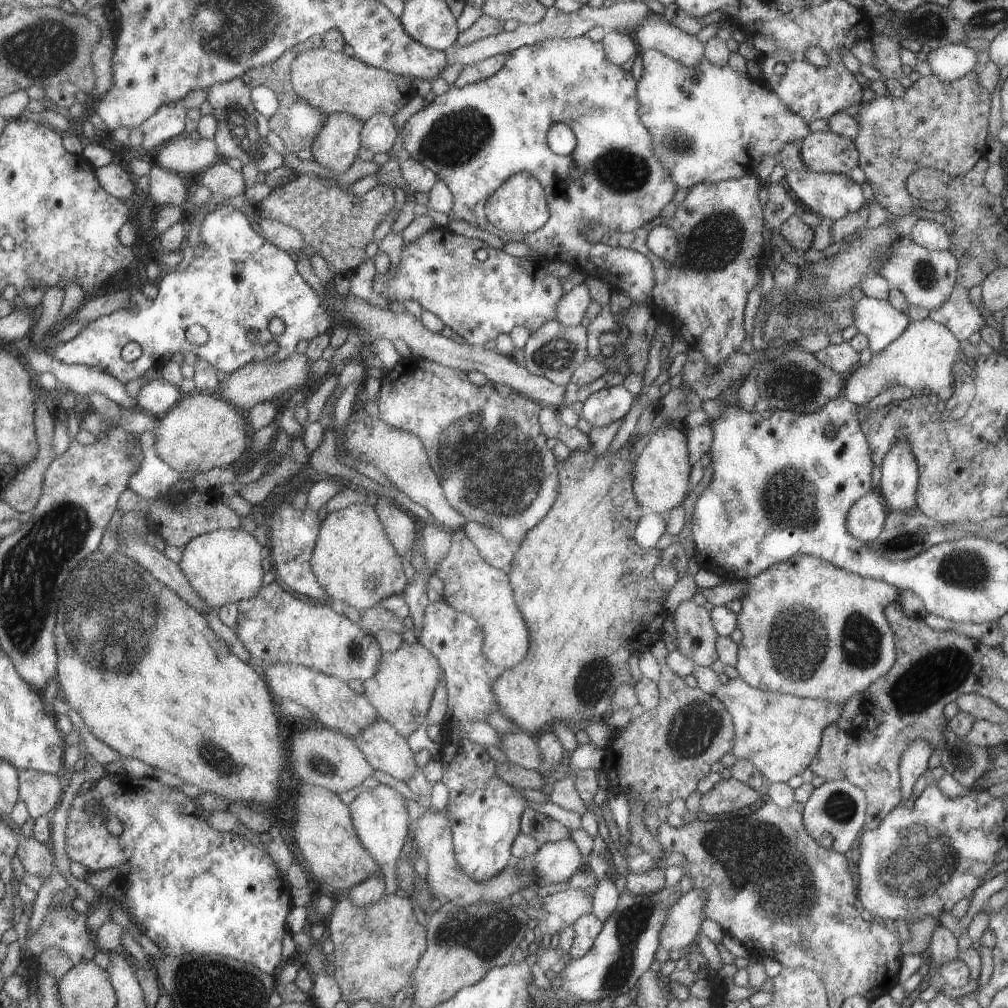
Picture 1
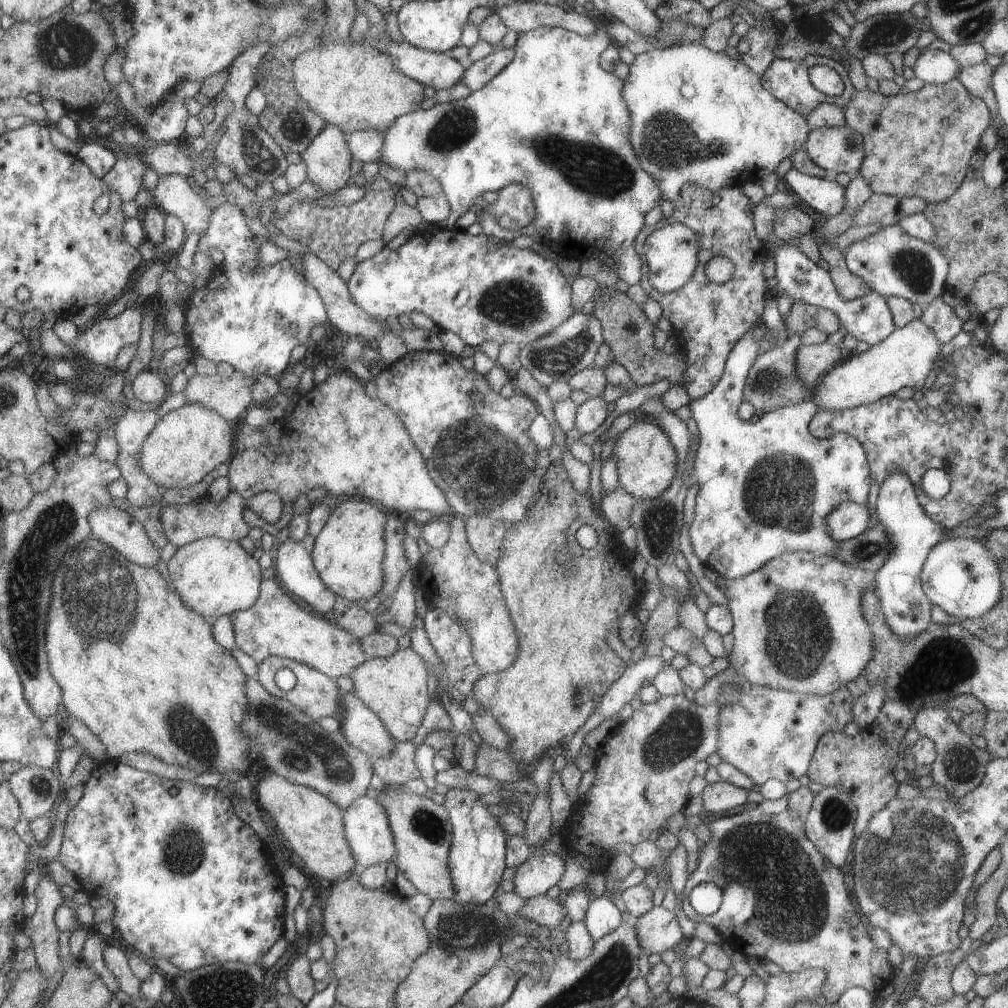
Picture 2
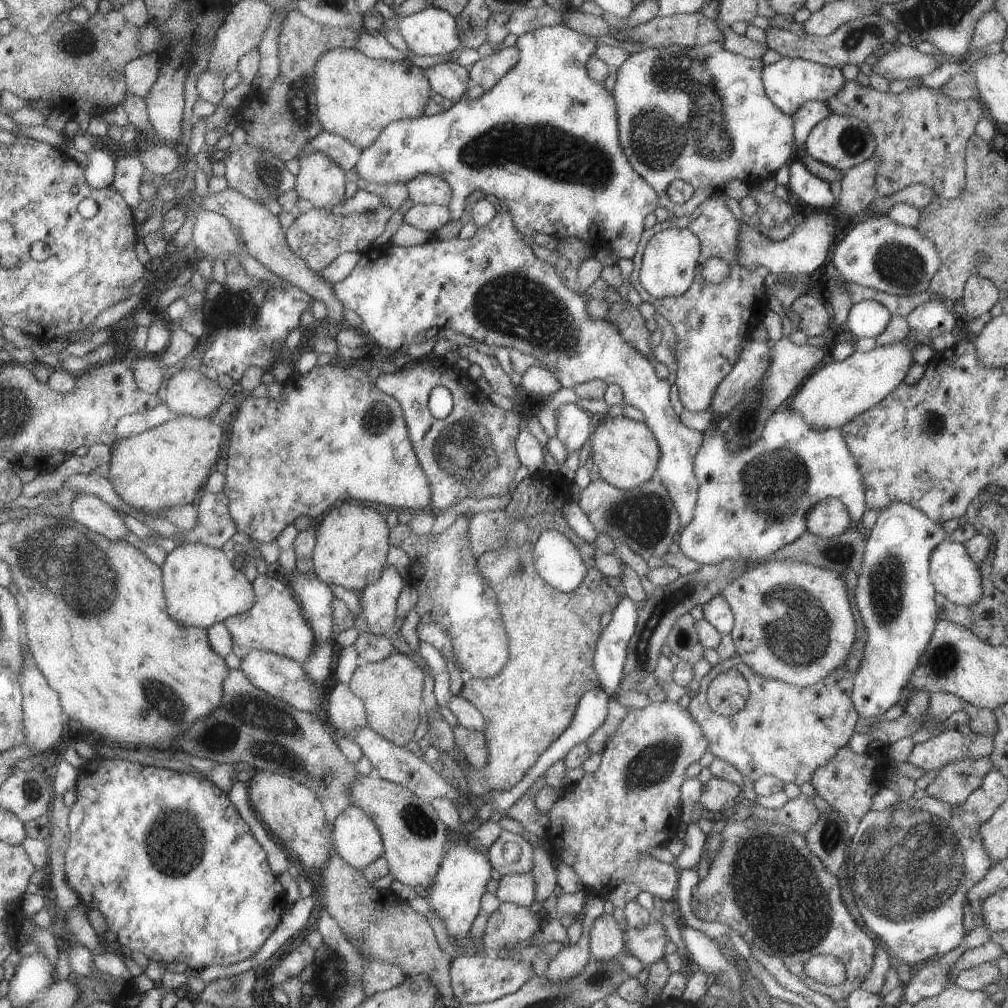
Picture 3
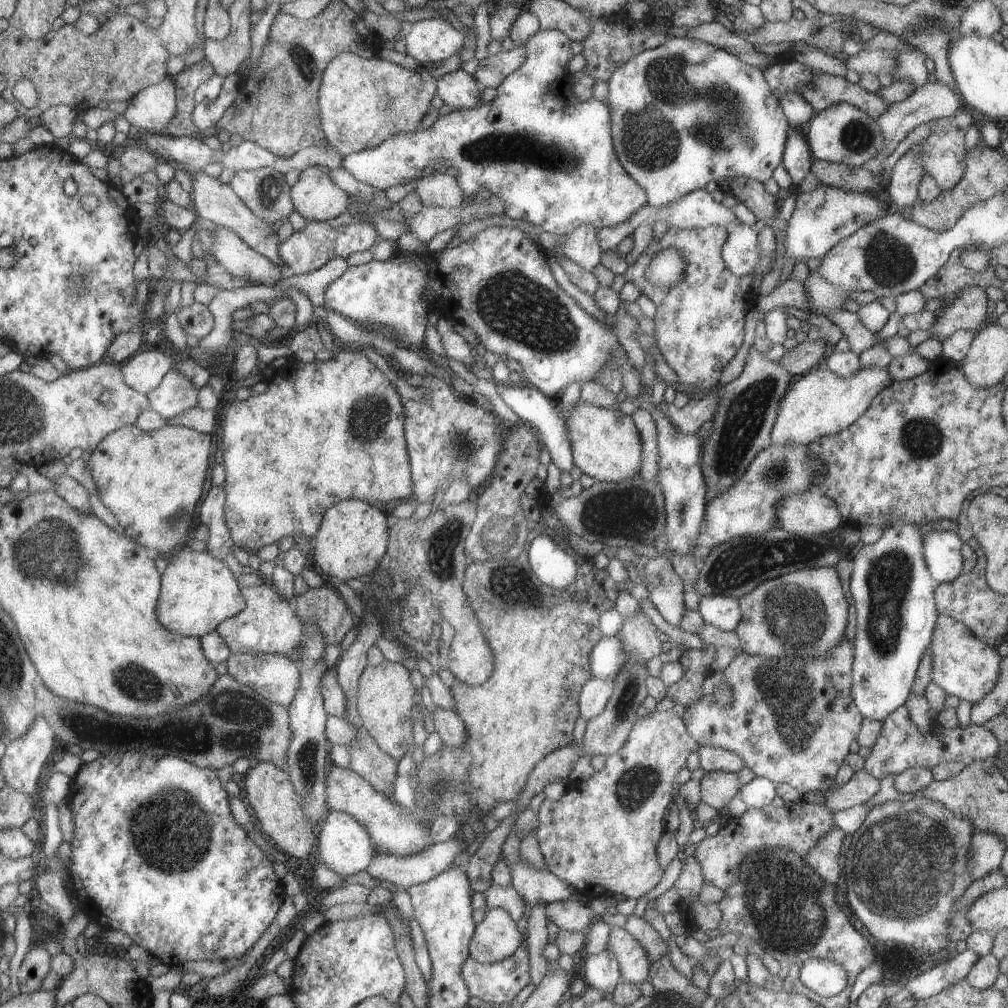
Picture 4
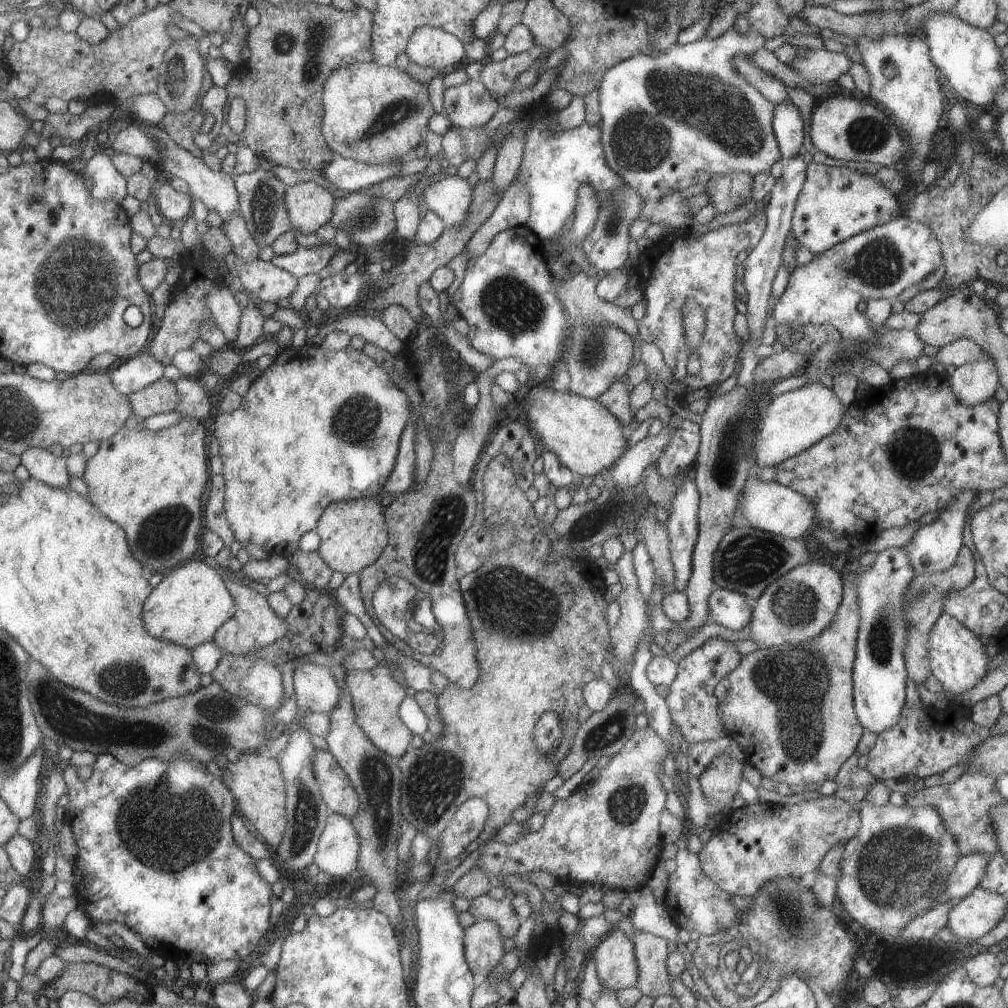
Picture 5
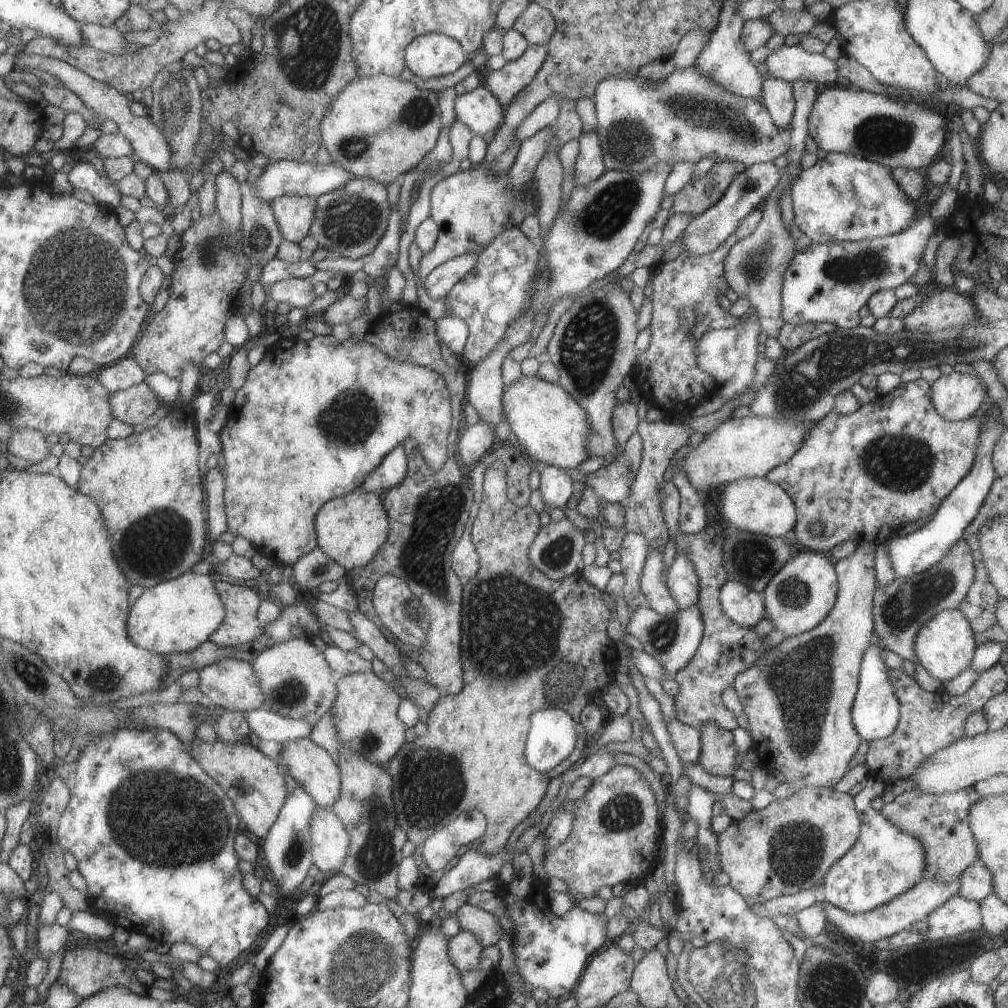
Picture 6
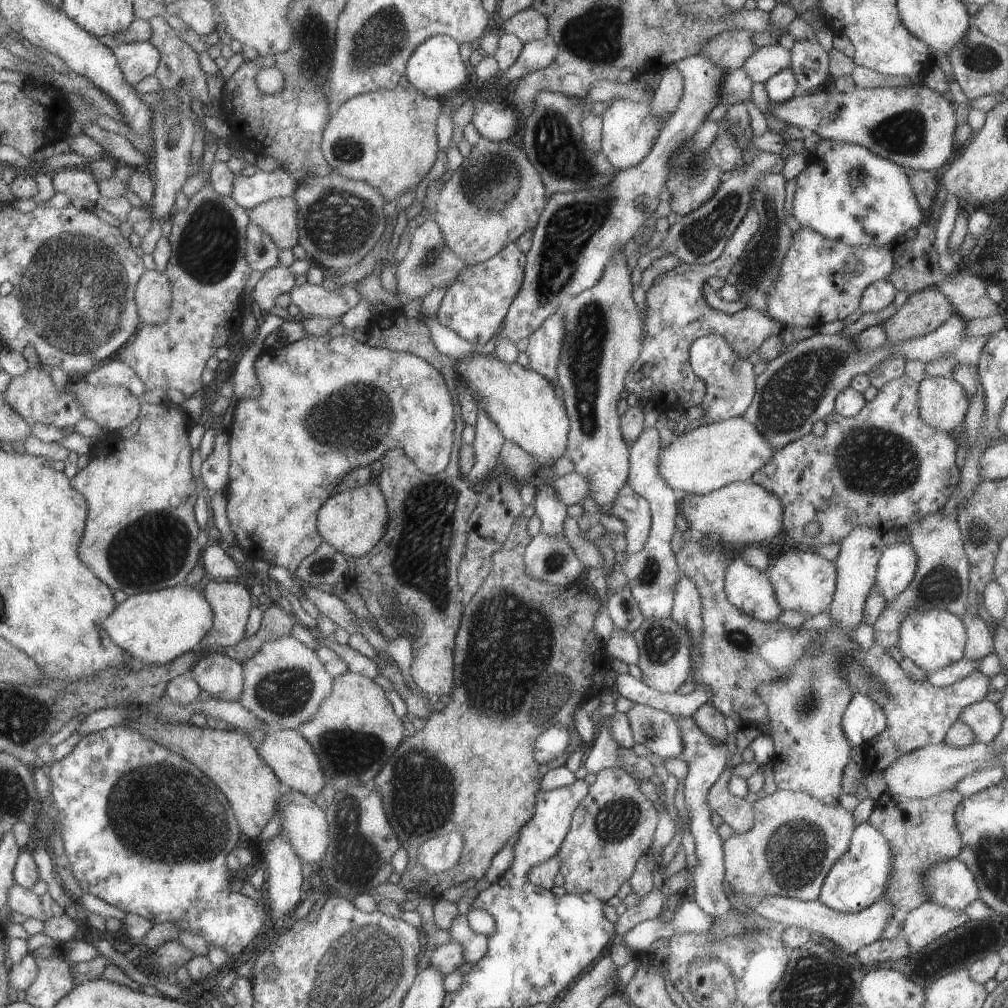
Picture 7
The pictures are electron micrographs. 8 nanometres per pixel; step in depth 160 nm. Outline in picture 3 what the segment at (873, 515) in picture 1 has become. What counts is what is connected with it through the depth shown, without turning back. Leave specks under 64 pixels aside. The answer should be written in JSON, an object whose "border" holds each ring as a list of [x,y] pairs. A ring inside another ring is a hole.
{"border":[[[824,498],[809,508],[805,515],[805,528],[823,538],[837,536],[849,526],[851,520],[848,511],[838,498]]]}

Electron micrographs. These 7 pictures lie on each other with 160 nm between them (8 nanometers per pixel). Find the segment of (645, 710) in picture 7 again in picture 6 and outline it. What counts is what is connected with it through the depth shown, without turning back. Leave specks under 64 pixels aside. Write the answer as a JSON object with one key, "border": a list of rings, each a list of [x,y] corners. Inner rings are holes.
{"border":[[[676,719],[666,722],[666,726],[680,763],[698,763],[701,756],[700,732],[691,726],[679,723]]]}

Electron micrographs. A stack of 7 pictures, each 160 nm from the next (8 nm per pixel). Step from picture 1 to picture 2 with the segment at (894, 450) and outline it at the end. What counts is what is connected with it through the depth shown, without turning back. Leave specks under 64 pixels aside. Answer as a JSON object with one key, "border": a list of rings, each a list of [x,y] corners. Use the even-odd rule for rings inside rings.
{"border":[[[897,470],[887,475],[879,485],[878,497],[872,513],[873,520],[881,523],[890,549],[881,566],[874,571],[871,591],[874,592],[880,611],[891,632],[899,639],[912,639],[923,632],[931,622],[932,604],[923,592],[920,572],[930,548],[945,540],[948,530],[933,522],[921,510],[912,482]]]}

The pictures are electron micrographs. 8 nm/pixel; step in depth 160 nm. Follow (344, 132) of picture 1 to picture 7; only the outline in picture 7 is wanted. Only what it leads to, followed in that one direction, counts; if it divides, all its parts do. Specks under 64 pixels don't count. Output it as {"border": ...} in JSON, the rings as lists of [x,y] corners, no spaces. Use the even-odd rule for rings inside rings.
{"border":[[[278,197],[257,204],[248,220],[257,224],[278,250],[292,249],[297,243],[297,204],[292,197]]]}

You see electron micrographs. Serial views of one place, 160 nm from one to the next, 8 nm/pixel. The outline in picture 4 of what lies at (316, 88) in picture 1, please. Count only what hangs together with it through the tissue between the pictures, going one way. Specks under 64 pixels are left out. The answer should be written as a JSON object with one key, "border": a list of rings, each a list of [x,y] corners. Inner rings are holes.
{"border":[[[339,52],[323,70],[317,98],[320,126],[326,142],[339,156],[344,157],[377,147],[387,138],[399,135],[399,132],[413,132],[431,108],[431,98],[436,94],[437,73],[429,67],[408,70],[377,56],[365,59],[351,52]]]}

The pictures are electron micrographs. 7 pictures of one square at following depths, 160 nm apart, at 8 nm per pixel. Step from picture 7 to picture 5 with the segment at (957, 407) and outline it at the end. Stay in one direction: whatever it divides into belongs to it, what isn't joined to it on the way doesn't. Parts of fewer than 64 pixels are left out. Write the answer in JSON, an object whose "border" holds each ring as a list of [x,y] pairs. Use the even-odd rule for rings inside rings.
{"border":[[[981,352],[977,360],[956,367],[949,378],[953,394],[961,404],[975,406],[994,396],[999,387],[997,368],[989,354]]]}

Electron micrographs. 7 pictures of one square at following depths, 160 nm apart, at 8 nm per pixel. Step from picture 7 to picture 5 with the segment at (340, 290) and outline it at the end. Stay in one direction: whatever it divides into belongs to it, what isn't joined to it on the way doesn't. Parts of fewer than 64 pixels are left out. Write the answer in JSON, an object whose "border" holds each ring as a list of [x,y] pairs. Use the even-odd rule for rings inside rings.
{"border":[[[235,256],[234,266],[243,291],[251,292],[259,301],[276,304],[281,298],[288,298],[298,282],[289,272],[259,258],[243,262]]]}

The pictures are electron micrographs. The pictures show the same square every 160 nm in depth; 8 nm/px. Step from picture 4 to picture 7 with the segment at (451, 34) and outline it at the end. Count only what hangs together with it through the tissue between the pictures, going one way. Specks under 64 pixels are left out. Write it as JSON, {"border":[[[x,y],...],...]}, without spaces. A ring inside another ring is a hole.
{"border":[[[446,35],[431,36],[413,48],[411,56],[407,58],[404,71],[404,76],[411,83],[410,88],[416,89],[423,95],[429,93],[439,99],[445,99],[460,91],[469,73],[465,70],[458,48],[457,42]]]}

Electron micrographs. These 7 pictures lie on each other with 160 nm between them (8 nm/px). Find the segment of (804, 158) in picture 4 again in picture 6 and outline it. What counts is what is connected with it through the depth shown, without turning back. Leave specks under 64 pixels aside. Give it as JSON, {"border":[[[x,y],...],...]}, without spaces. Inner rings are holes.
{"border":[[[774,77],[765,78],[761,82],[761,100],[777,130],[789,131],[795,110],[790,83]]]}

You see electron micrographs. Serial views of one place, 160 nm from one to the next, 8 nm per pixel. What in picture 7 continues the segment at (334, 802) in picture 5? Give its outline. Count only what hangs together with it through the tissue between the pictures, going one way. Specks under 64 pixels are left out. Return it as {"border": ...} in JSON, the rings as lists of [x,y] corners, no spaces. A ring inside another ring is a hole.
{"border":[[[273,727],[263,737],[261,744],[256,747],[256,751],[261,760],[271,768],[277,780],[289,789],[302,792],[309,798],[315,799],[325,785],[326,780],[311,745],[296,729]]]}

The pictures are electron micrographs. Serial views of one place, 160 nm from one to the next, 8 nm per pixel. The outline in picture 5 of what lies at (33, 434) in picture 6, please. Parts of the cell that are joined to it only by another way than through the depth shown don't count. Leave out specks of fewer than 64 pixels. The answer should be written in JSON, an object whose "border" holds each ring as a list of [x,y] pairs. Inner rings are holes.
{"border":[[[27,448],[18,457],[30,477],[59,490],[69,490],[69,476],[63,456],[51,454],[43,448]]]}

